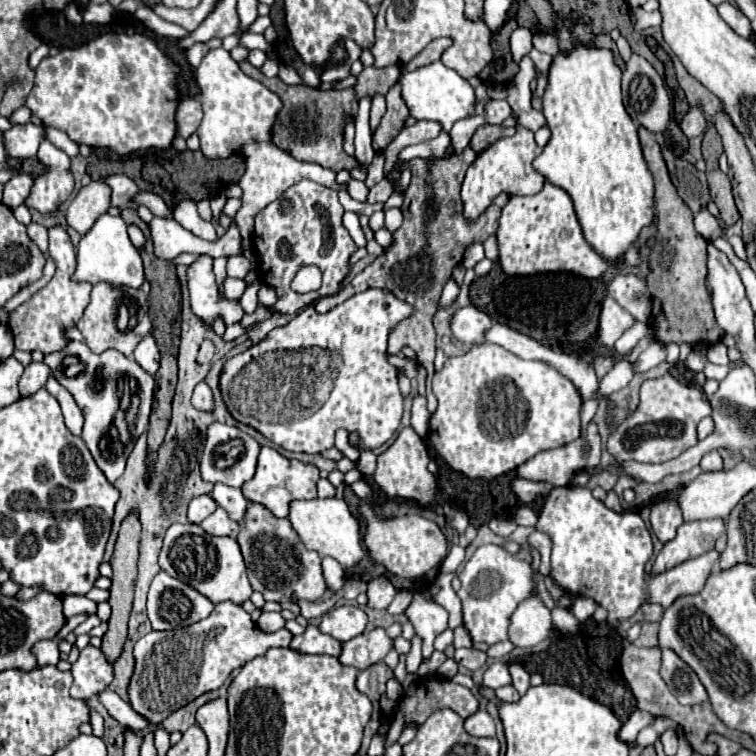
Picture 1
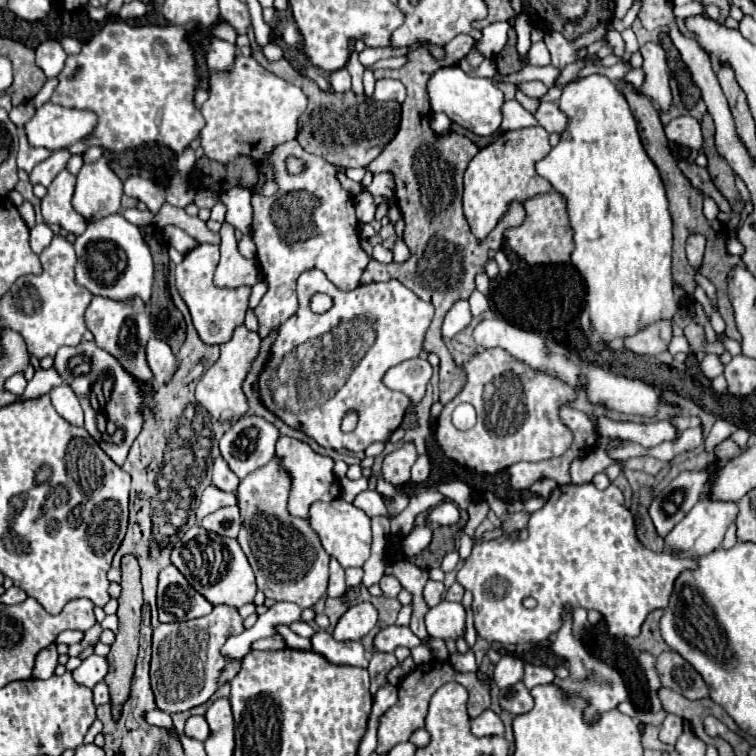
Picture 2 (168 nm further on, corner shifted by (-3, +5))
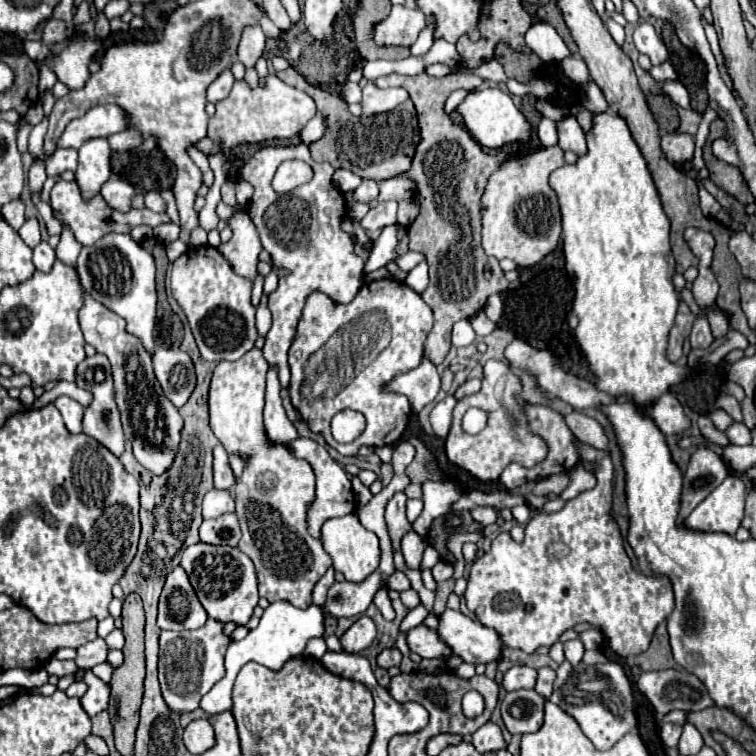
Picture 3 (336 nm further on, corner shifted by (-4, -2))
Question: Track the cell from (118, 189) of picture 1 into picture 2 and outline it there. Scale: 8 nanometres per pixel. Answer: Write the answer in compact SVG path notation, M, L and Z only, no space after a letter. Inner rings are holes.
M129 176L125 180L125 194L133 196L133 198L137 198L141 202L145 202L147 208L153 214L157 214L159 208L165 204L165 190L163 190L163 186L159 186L153 180L139 178L139 176Z

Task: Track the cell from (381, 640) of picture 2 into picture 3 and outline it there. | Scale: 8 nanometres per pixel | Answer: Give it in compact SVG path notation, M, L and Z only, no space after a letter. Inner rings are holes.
M418 625L406 633L406 643L412 653L418 653L422 659L434 659L442 655L452 655L452 651L438 639L436 631L426 625Z

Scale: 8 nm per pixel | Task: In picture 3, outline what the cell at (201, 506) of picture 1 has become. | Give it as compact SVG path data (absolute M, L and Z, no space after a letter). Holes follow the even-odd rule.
M212 489L204 495L204 501L202 501L204 519L214 519L214 517L220 517L222 513L230 513L230 511L234 511L234 499L228 491Z

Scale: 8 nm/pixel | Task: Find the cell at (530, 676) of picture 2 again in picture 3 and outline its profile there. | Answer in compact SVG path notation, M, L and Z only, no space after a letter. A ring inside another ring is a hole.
M548 667L538 669L534 691L538 691L538 695L542 695L544 699L548 699L552 695L552 683L554 683L554 679L556 679L556 671L552 671Z

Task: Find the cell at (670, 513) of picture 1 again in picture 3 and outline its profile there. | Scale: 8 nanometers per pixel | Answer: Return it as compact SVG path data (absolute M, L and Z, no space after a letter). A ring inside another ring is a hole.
M700 447L692 453L690 465L684 473L684 487L680 499L678 525L692 513L692 509L710 495L724 479L728 477L728 469L718 453L708 447Z

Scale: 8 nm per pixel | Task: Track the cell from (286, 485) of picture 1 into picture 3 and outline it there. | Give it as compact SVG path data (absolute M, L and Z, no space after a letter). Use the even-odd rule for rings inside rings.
M294 439L294 443L288 443L290 447L290 453L296 457L296 459L306 459L316 475L316 495L314 499L310 501L308 509L306 509L306 523L308 523L308 531L312 537L320 537L320 527L326 519L330 517L342 517L342 515L348 515L356 509L356 499L354 499L354 493L352 493L352 485L342 469L342 465L338 465L324 447L320 447L316 441L312 439Z

